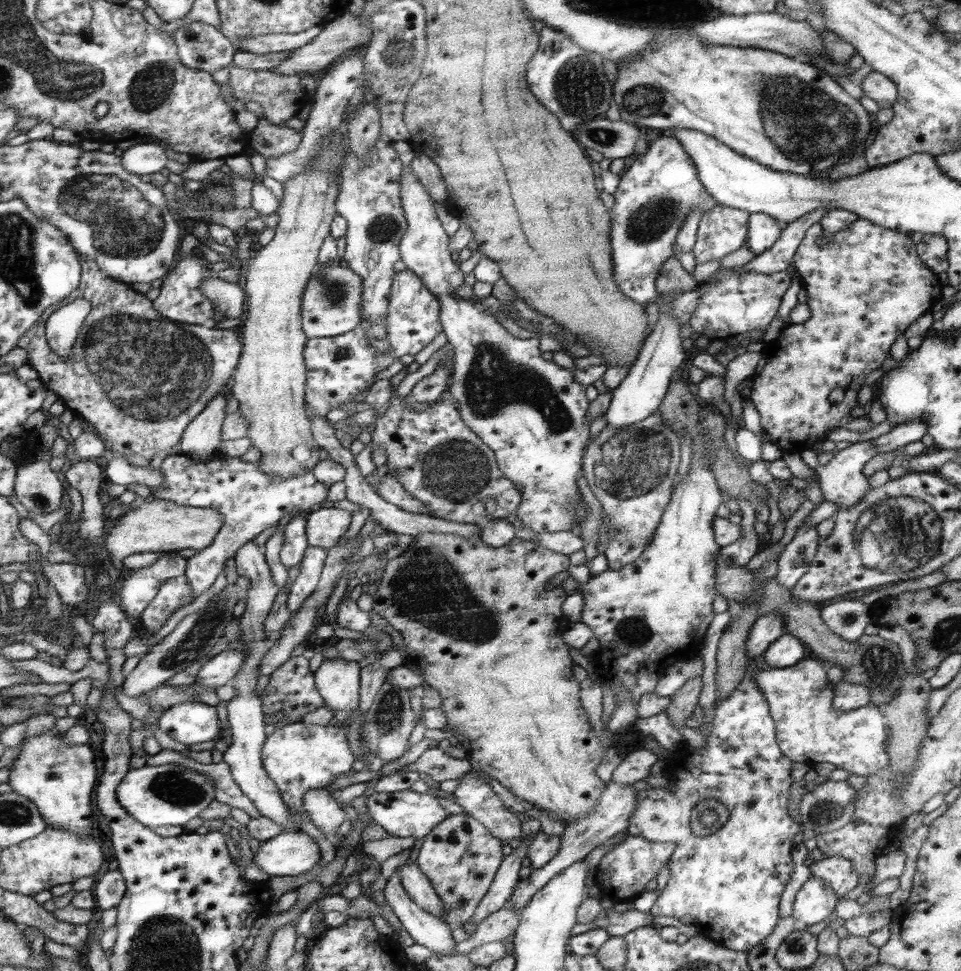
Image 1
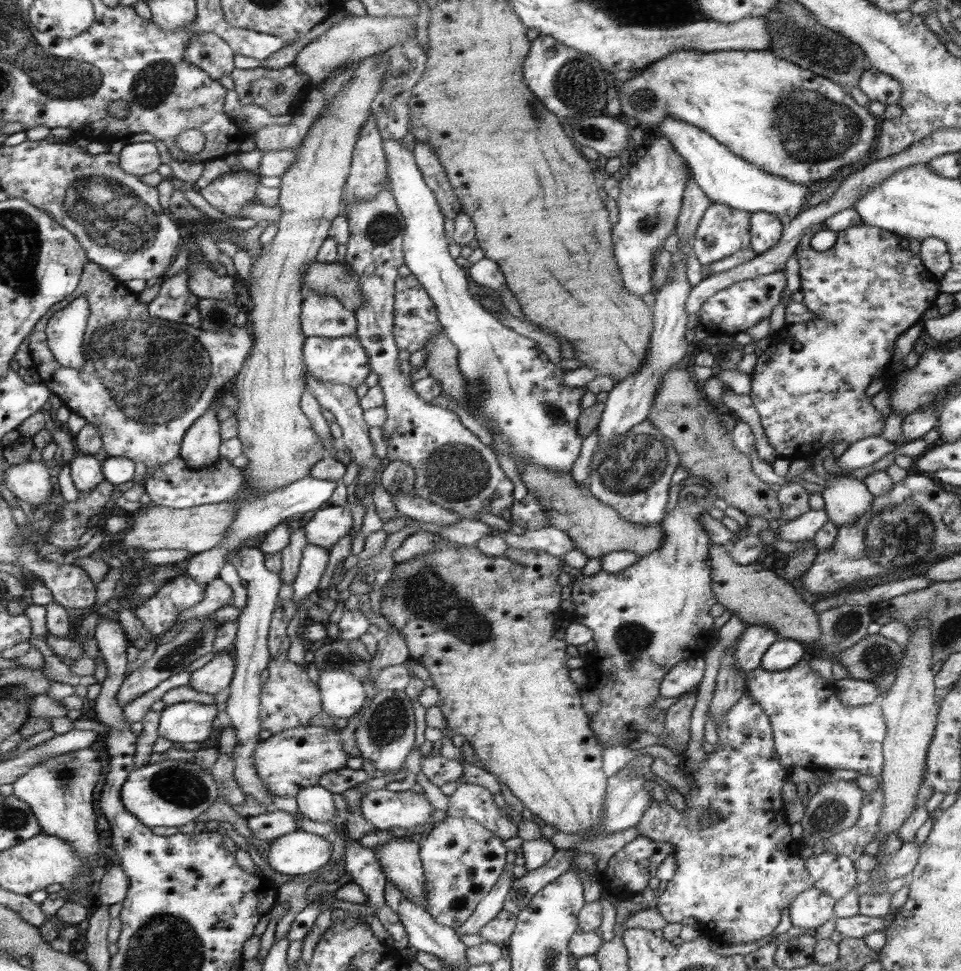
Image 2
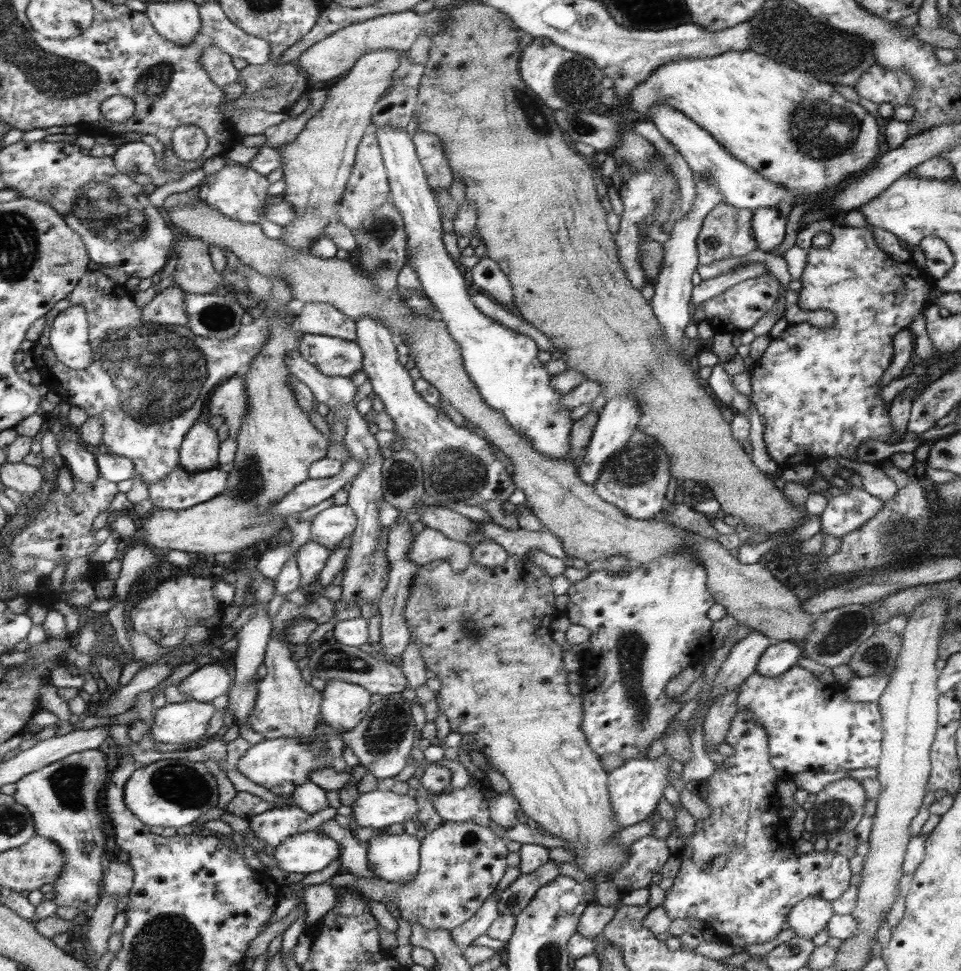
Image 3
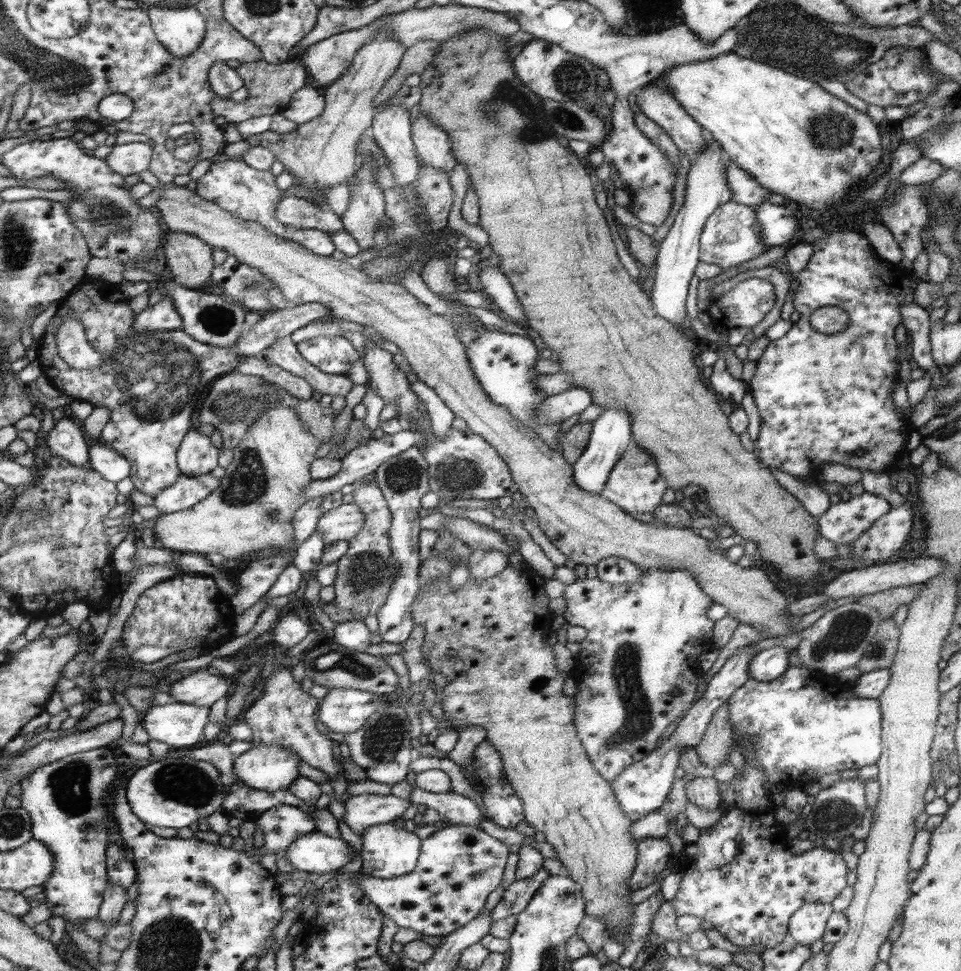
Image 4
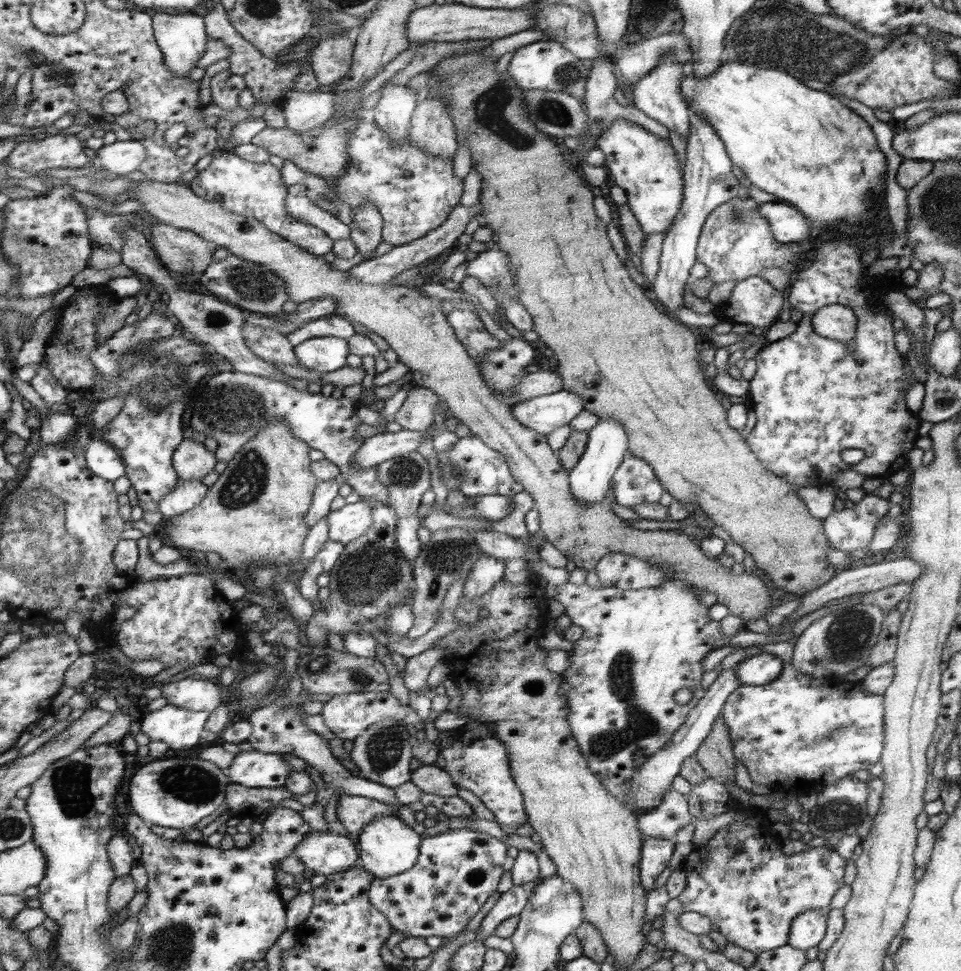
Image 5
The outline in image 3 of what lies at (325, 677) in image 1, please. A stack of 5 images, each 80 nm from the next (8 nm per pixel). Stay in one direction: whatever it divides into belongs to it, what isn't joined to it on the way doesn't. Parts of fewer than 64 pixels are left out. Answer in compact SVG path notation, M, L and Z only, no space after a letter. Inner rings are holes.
M342 678L326 681L321 694L321 720L338 732L356 729L375 700L366 688L346 683Z

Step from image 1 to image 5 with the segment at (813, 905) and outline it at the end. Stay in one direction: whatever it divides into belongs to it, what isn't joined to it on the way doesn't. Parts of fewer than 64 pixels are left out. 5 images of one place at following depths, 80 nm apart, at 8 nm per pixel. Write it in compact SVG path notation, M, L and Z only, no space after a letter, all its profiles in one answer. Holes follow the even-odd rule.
M830 906L820 910L808 910L792 921L788 944L798 950L807 951L819 946L827 929L827 914Z

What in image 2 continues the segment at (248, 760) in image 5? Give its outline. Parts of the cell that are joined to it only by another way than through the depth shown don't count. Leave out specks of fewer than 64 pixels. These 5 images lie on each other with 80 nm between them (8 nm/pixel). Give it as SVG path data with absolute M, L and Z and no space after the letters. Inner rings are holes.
M297 726L258 741L254 752L254 769L274 795L296 798L302 789L319 785L318 778L326 772L348 768L350 756L342 749L337 730L322 726Z

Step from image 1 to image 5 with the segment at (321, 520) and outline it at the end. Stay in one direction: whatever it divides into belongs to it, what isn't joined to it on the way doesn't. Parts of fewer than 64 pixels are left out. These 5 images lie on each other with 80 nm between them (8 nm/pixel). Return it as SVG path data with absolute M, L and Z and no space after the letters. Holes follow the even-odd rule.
M358 501L344 505L336 511L330 511L326 516L328 519L329 539L347 545L364 536L373 526L373 506L366 501Z

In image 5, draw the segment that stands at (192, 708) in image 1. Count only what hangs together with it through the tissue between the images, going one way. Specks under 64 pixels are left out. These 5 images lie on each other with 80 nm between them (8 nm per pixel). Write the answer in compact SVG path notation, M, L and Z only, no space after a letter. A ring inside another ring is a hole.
M170 704L154 710L143 711L135 730L140 730L153 740L165 742L172 750L196 748L200 734L210 716L209 711L188 711Z

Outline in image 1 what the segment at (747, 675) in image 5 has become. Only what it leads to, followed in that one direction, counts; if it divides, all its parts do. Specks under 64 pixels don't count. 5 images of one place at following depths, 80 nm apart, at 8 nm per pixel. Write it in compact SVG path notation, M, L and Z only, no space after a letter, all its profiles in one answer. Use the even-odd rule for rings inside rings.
M784 634L764 652L764 661L769 669L793 666L806 656L806 646L793 635Z

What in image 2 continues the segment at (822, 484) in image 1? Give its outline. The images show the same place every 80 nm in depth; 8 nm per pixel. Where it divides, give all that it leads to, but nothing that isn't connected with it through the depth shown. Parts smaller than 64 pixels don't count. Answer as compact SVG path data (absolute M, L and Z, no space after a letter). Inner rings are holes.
M880 435L869 436L850 444L840 458L836 459L835 463L842 470L848 472L848 470L862 468L878 462L882 456L894 452L899 446L900 444L897 445L892 441L888 441ZM848 473L832 475L829 485L822 492L828 520L840 528L843 524L856 522L861 514L870 513L873 494L861 480Z

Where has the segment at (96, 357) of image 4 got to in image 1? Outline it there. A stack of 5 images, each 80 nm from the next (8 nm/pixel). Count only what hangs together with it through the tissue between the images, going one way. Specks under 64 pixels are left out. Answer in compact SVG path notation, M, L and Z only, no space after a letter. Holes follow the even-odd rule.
M83 297L69 302L62 303L60 307L54 307L49 310L48 320L45 320L45 334L48 338L49 346L60 358L69 358L73 354L73 348L77 343L77 336L81 332L82 325L85 323L86 317L89 315L91 302L84 300Z

